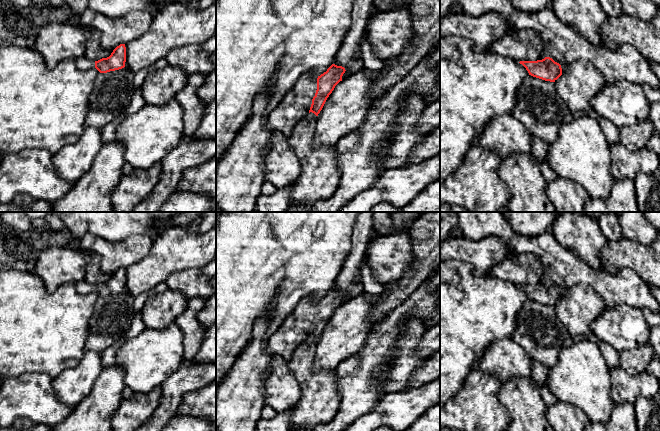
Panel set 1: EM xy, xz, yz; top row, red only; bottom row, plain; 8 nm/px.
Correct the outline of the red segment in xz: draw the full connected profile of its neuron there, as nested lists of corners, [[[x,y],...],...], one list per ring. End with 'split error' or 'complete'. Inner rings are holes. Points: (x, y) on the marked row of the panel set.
[[[332,64],[317,79],[311,73],[302,75],[269,114],[269,128],[288,137],[308,113],[312,112],[318,116],[335,86],[342,81],[345,71],[344,67]]]; split error

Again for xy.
[[[125,44],[117,46],[111,55],[98,61],[91,61],[85,56],[81,56],[76,60],[76,66],[80,70],[88,70],[96,68],[100,73],[119,70],[125,67],[126,47]]]; split error

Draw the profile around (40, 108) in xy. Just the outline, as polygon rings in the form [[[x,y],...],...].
[[[17,46],[0,47],[0,166],[5,156],[18,153],[25,149],[45,149],[54,155],[67,145],[77,142],[82,136],[85,129],[84,122],[88,112],[89,96],[100,72],[96,68],[80,70],[76,66],[76,60],[76,58],[66,59],[61,61],[54,69],[49,69],[43,57],[35,48],[28,49]]]

